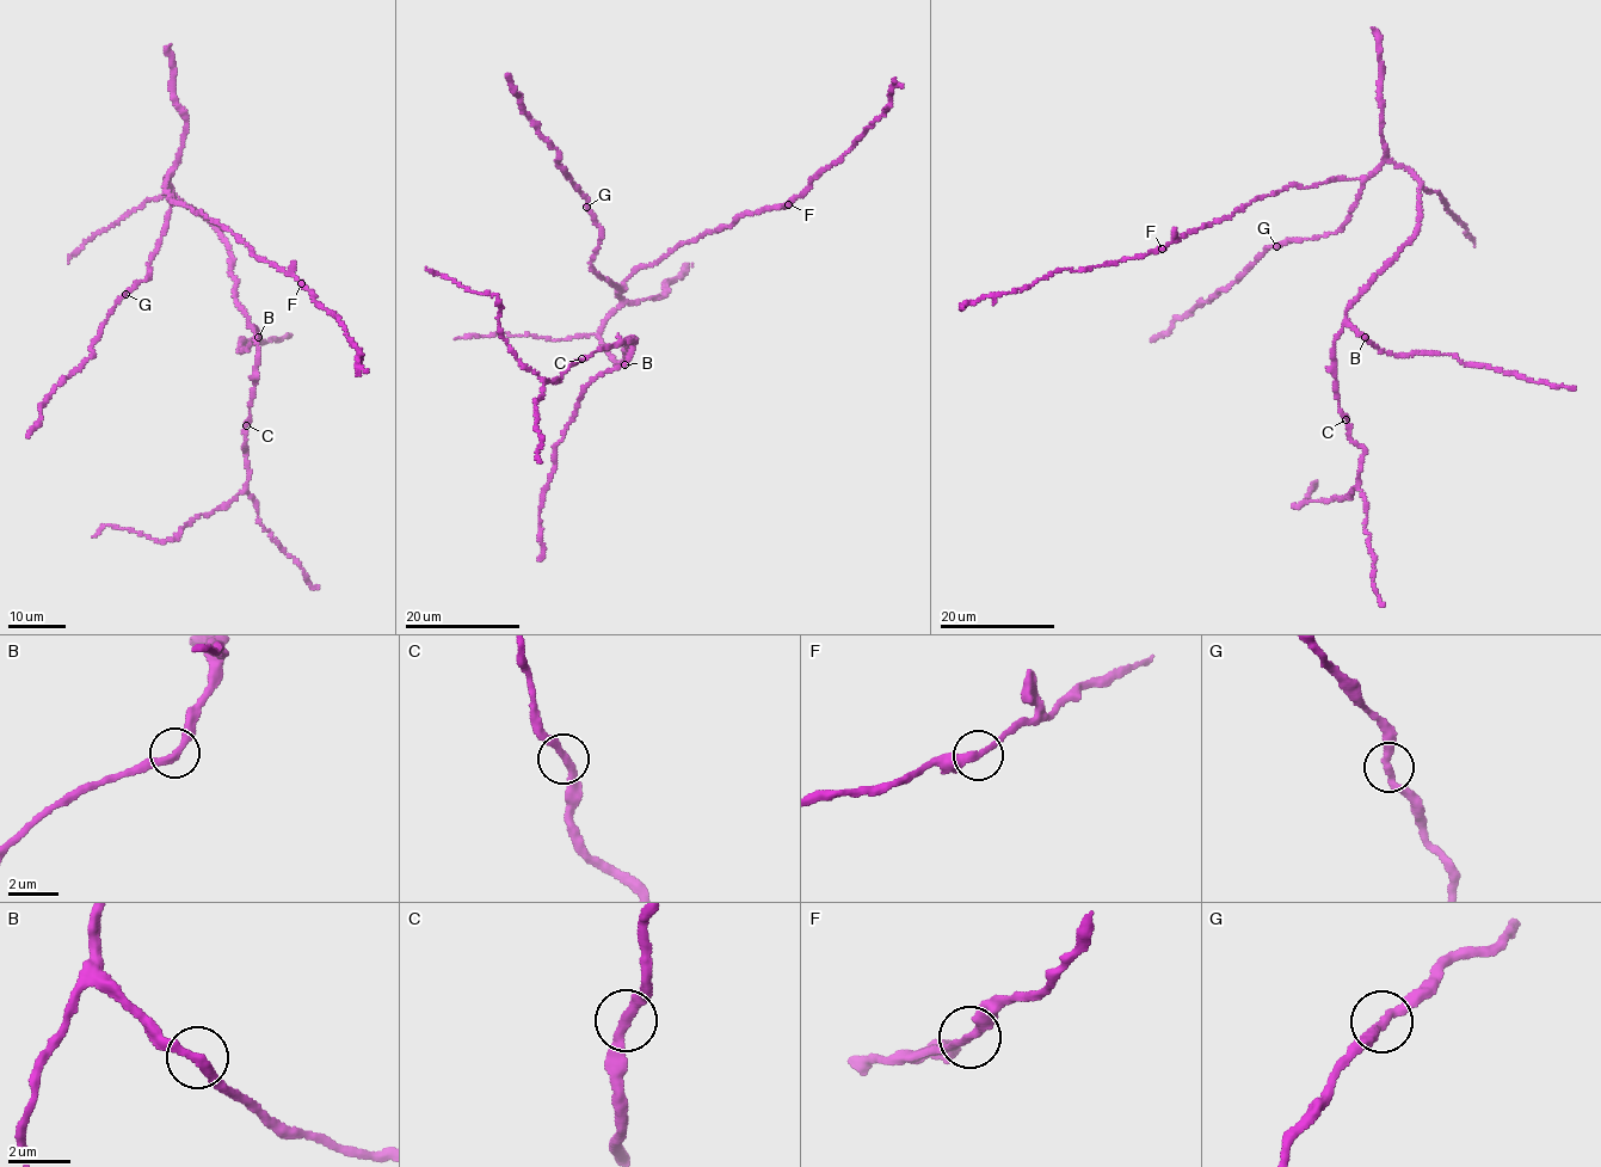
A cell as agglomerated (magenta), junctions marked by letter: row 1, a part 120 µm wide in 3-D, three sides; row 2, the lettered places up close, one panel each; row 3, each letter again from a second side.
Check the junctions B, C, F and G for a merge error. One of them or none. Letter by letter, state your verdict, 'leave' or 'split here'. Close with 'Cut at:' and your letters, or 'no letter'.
B: leave
C: leave
F: leave
G: leave
Cut at: no letter

